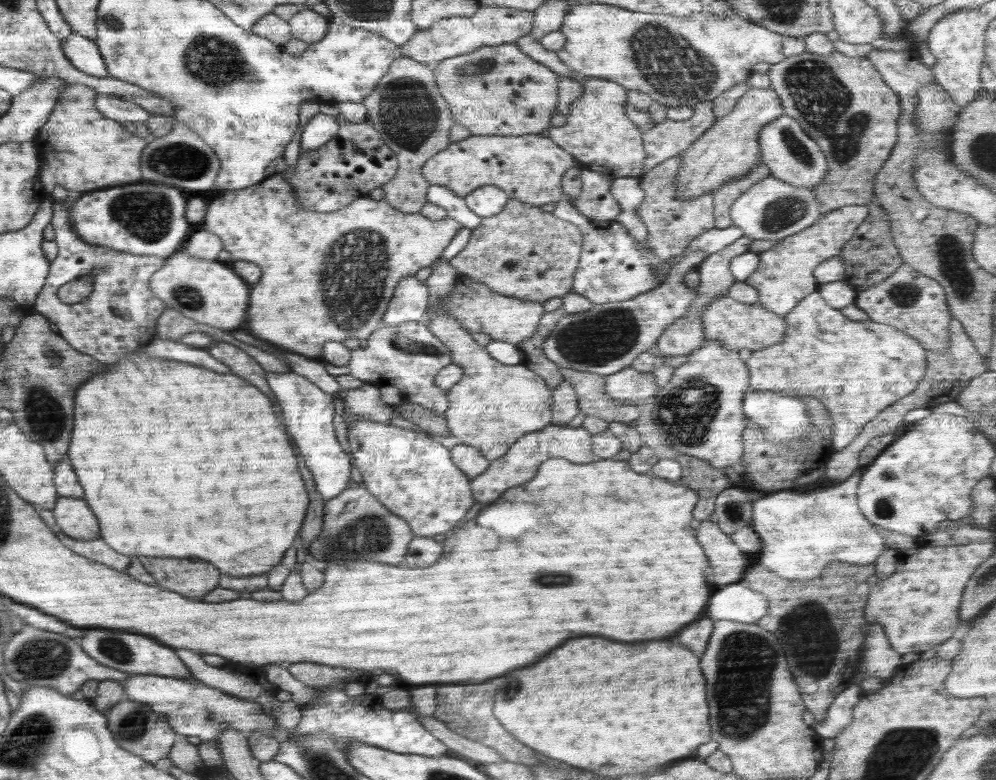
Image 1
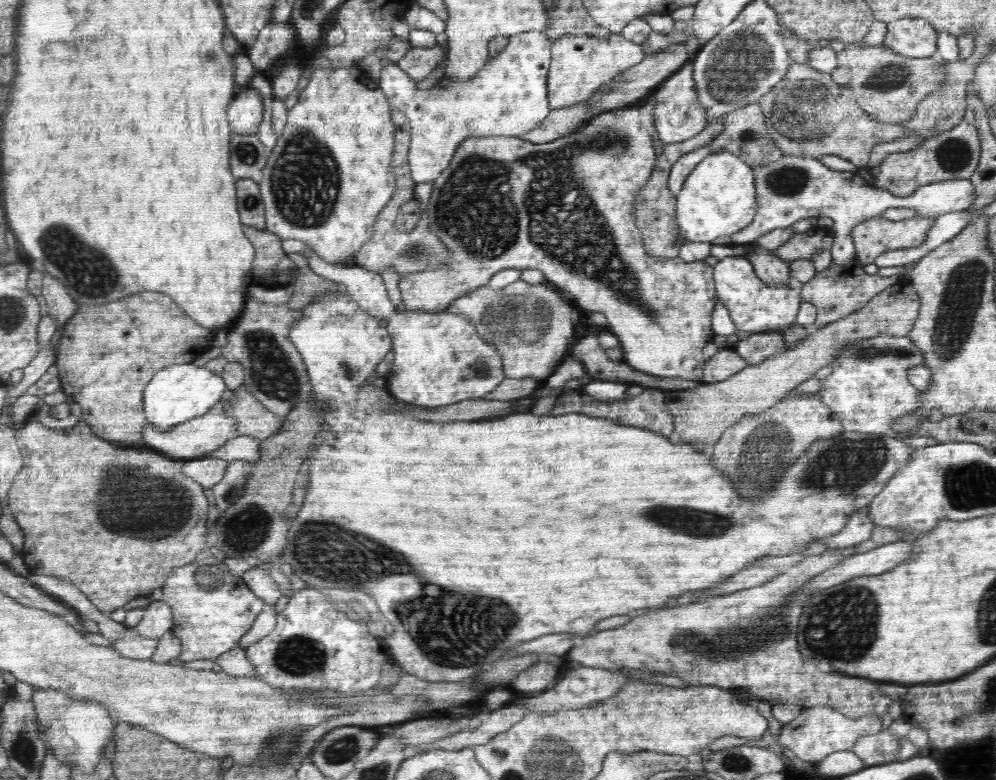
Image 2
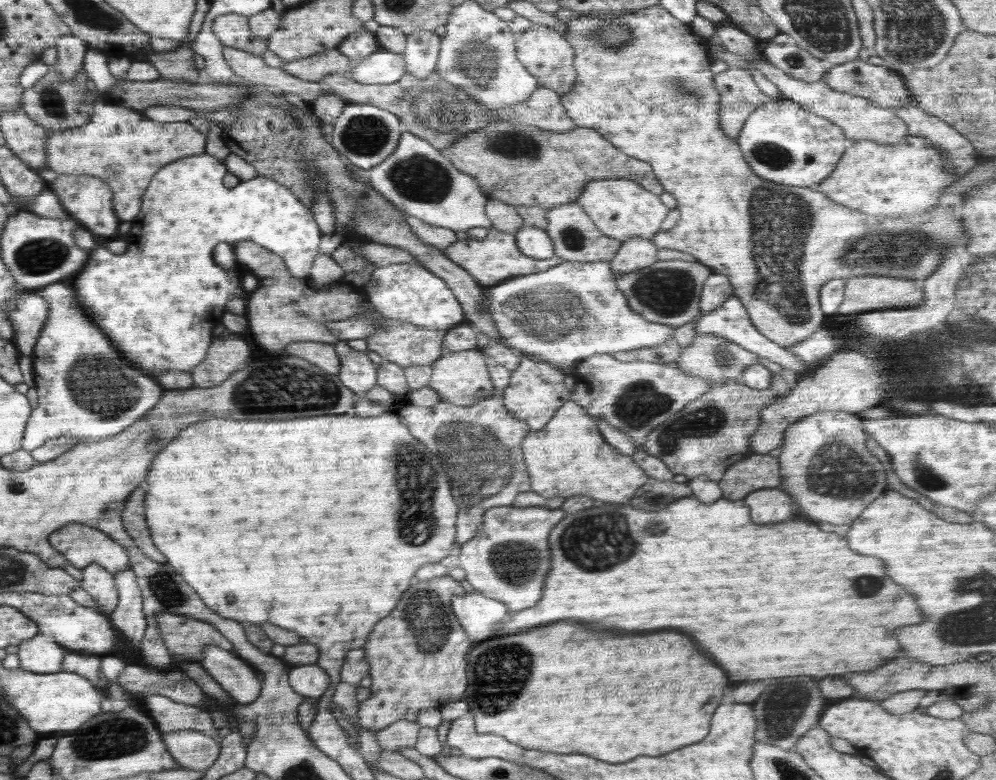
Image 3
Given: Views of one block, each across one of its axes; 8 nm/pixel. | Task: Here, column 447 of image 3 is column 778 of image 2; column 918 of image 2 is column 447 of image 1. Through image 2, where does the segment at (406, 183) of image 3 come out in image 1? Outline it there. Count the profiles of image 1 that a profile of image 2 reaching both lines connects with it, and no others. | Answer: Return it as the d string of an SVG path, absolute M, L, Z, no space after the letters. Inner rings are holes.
M430 185L427 190L427 200L431 204L444 208L447 217L456 220L464 228L474 230L482 222L482 218L468 208L465 197L458 196L445 186Z

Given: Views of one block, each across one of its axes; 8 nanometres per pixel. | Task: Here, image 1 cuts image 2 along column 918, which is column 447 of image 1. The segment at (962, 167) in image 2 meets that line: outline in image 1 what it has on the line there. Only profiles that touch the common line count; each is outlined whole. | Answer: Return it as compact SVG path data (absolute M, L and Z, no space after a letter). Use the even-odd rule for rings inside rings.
M542 134L509 136L476 136L451 142L444 150L429 158L421 166L421 174L431 185L445 186L458 196L465 197L483 186L501 188L510 199L530 206L559 204L564 199L562 175L570 168L587 168L568 151L560 148L550 137Z

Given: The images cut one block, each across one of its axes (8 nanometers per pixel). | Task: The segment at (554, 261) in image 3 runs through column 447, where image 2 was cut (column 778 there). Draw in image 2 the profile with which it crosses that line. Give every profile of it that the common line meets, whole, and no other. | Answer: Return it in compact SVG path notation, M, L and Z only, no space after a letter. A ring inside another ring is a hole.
M820 226L812 227L803 234L795 234L795 236L786 242L786 245L780 246L778 249L772 250L774 255L784 259L788 264L798 259L812 260L812 257L822 249L831 250L834 244L834 234L827 232Z

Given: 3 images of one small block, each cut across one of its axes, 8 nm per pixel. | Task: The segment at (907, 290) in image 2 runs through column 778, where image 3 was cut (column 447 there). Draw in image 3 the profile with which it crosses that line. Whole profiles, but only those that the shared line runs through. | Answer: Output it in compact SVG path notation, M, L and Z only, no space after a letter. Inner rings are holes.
M479 348L443 354L436 362L430 364L432 374L429 386L438 393L442 401L458 406L470 406L489 397L496 390L485 362L486 356Z

